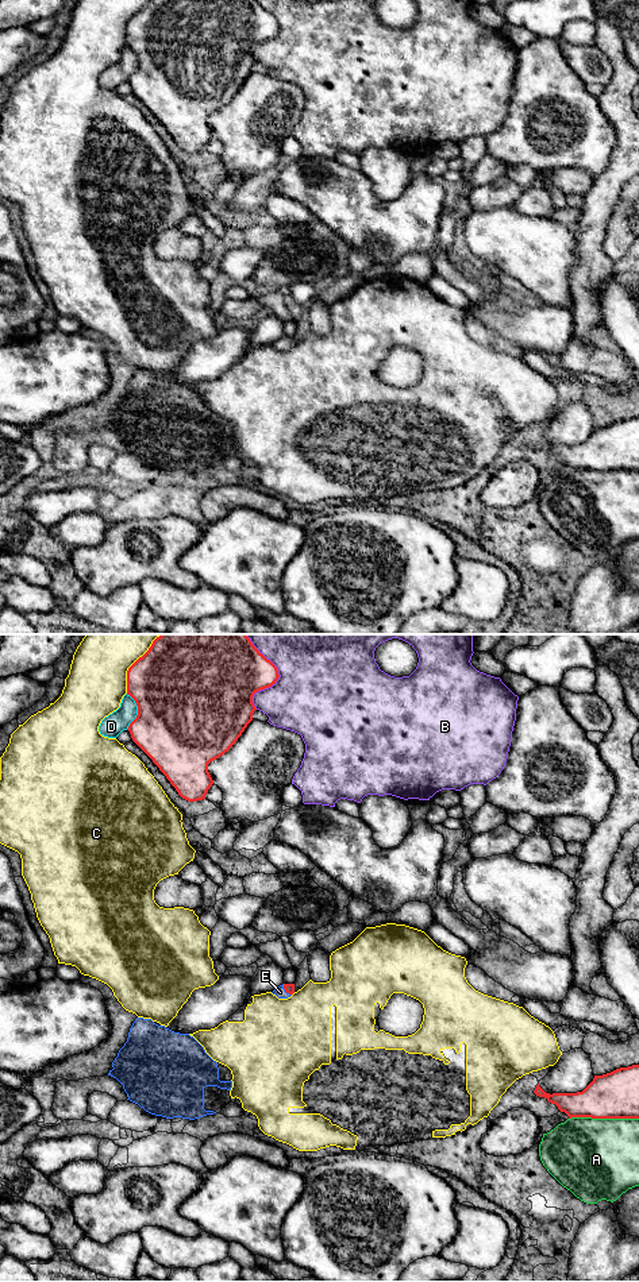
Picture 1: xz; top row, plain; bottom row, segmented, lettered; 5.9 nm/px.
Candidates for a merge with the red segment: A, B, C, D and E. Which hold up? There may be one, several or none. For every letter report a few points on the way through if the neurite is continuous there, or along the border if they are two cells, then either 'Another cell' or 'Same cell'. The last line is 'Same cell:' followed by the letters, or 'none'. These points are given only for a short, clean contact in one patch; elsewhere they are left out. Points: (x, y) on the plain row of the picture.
A: Another cell
B: Another cell
C: Another cell
D: Another cell
E: Boundary: xz (283, 336), (283, 340), (291, 347). Another cell
Same cell: none

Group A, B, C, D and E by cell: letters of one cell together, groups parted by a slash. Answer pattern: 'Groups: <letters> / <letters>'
Groups: A / B / C / D / E

